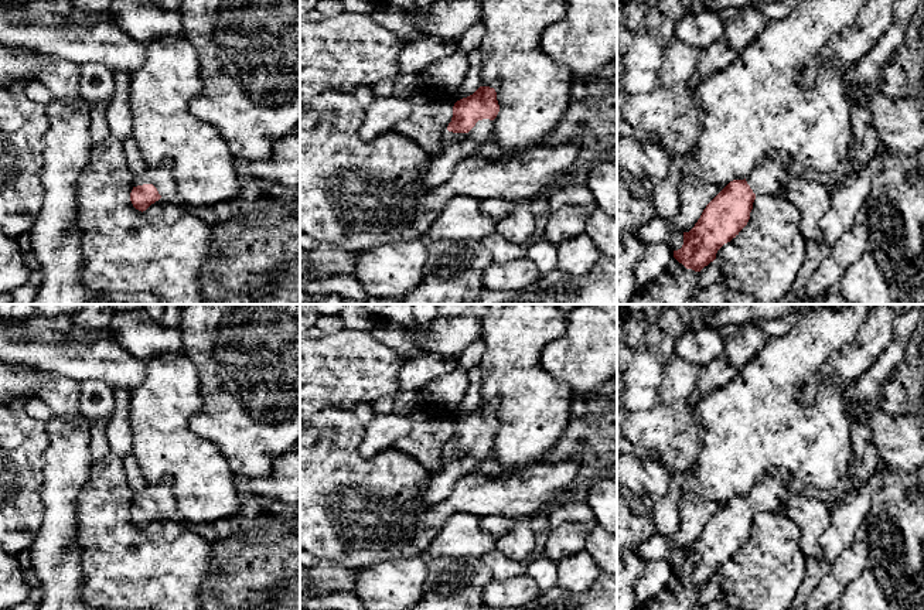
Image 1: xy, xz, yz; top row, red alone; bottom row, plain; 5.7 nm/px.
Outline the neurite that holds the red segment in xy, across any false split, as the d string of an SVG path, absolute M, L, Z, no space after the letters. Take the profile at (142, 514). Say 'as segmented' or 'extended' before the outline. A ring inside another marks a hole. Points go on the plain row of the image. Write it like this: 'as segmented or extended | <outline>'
extended | M147 485L143 491L133 493L130 518L139 528L146 528L161 514L170 517L177 504L167 485Z

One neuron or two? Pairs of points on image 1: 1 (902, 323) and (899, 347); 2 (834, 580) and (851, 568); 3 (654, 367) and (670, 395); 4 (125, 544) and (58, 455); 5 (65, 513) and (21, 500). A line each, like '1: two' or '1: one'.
1: one
2: one
3: two
4: two
5: two

